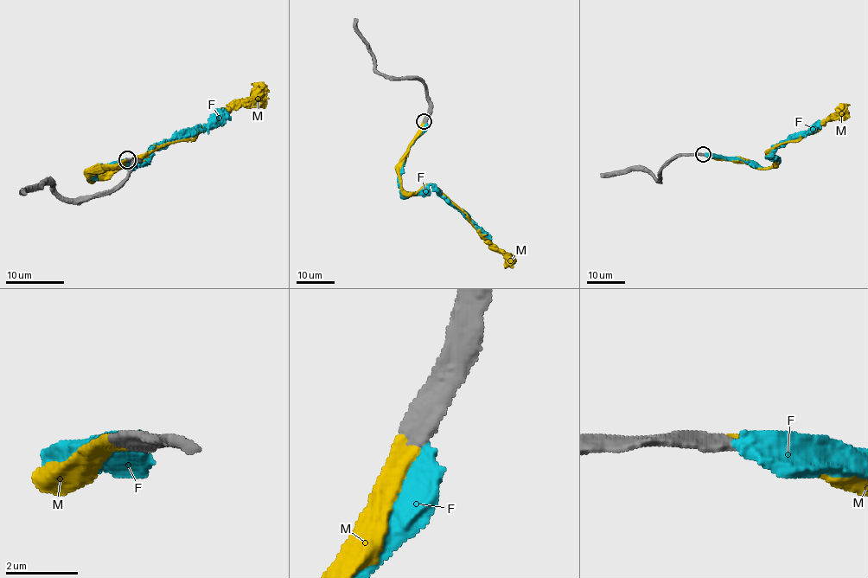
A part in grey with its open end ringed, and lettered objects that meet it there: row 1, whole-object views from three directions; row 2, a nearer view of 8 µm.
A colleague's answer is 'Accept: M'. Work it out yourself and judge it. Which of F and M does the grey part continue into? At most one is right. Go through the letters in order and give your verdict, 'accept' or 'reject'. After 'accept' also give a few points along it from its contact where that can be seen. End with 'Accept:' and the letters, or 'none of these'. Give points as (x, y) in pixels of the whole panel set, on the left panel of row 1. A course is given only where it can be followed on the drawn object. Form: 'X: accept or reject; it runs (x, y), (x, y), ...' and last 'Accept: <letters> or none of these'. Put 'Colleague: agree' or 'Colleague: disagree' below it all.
F: reject
M: accept; it runs (128, 160), (123, 166), (100, 167), (90, 177), (93, 182), (212, 128), (254, 94), (252, 84)
Accept: M
Colleague: agree

